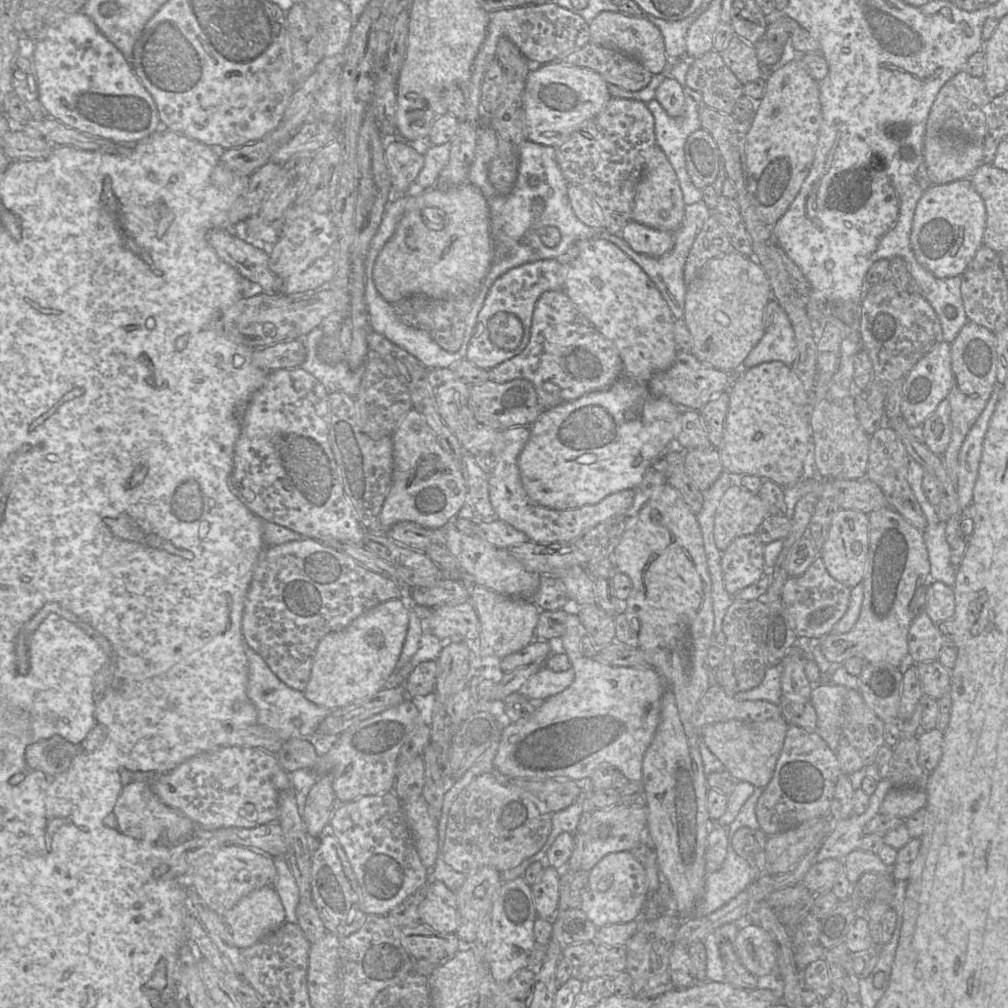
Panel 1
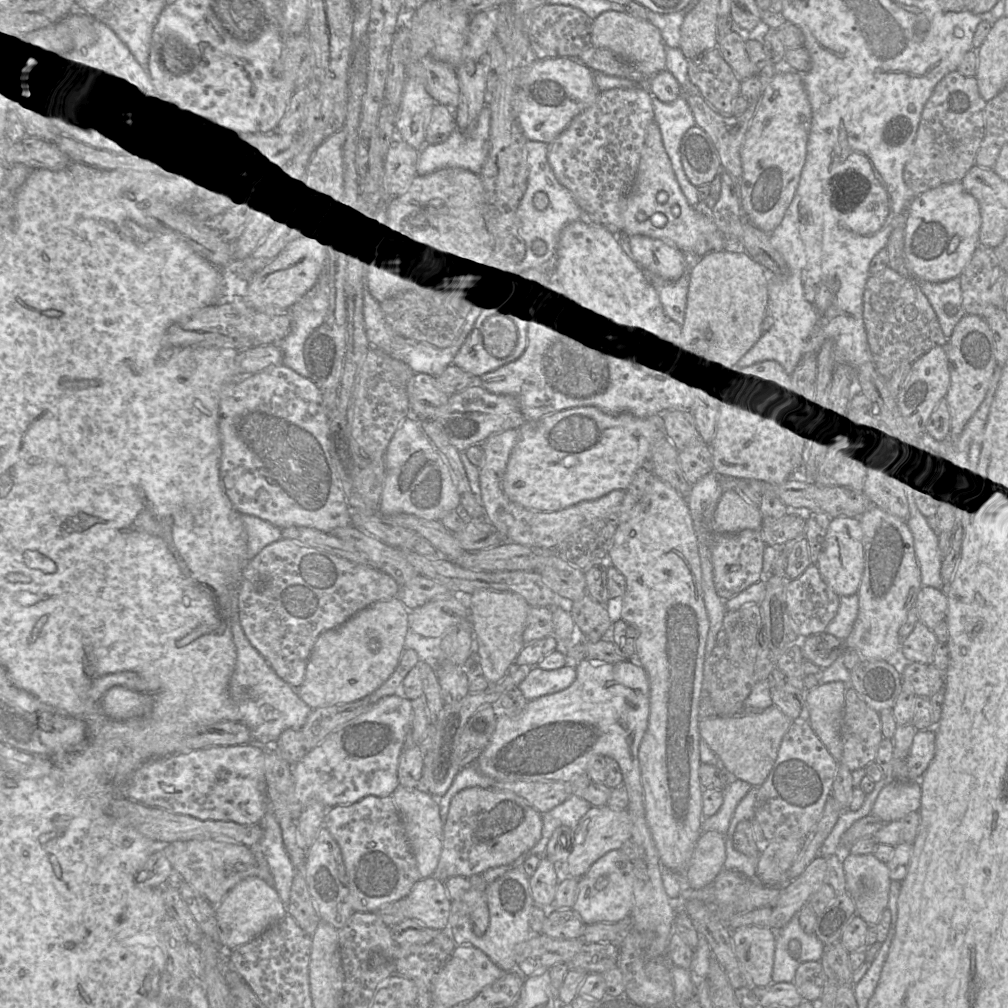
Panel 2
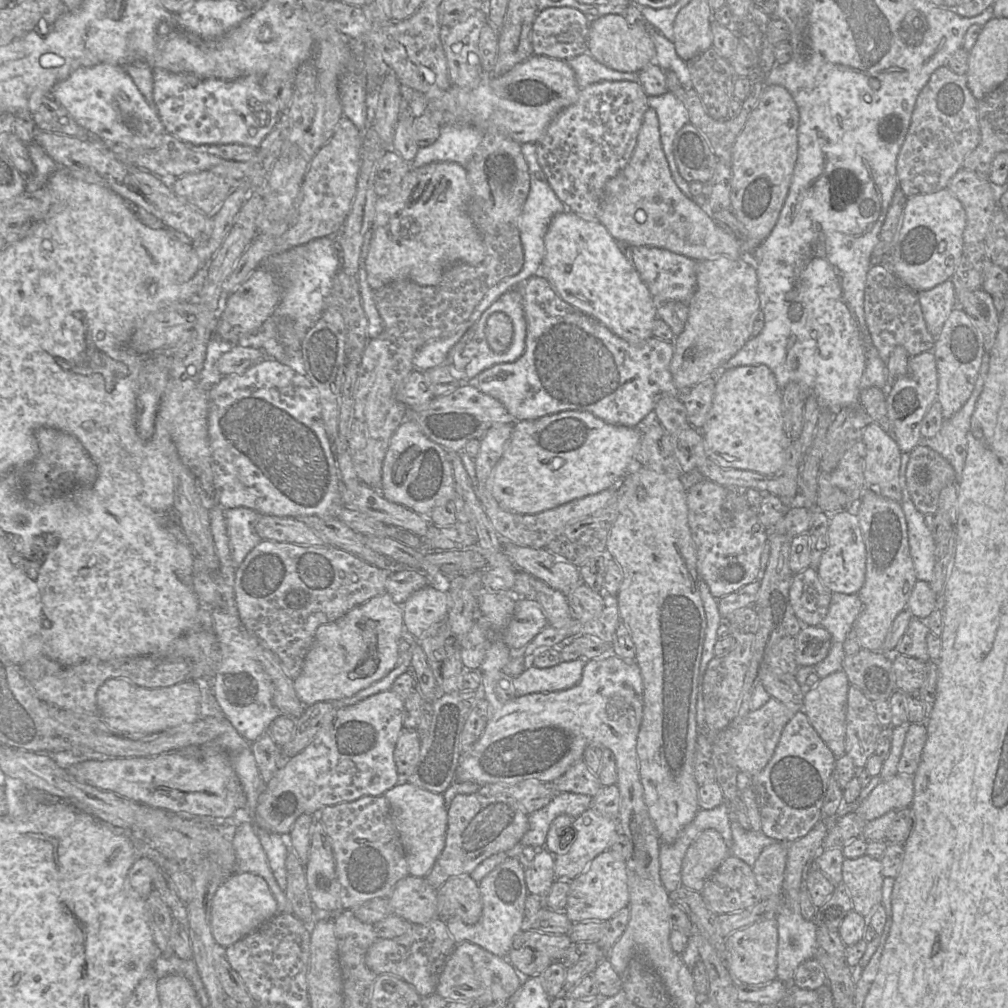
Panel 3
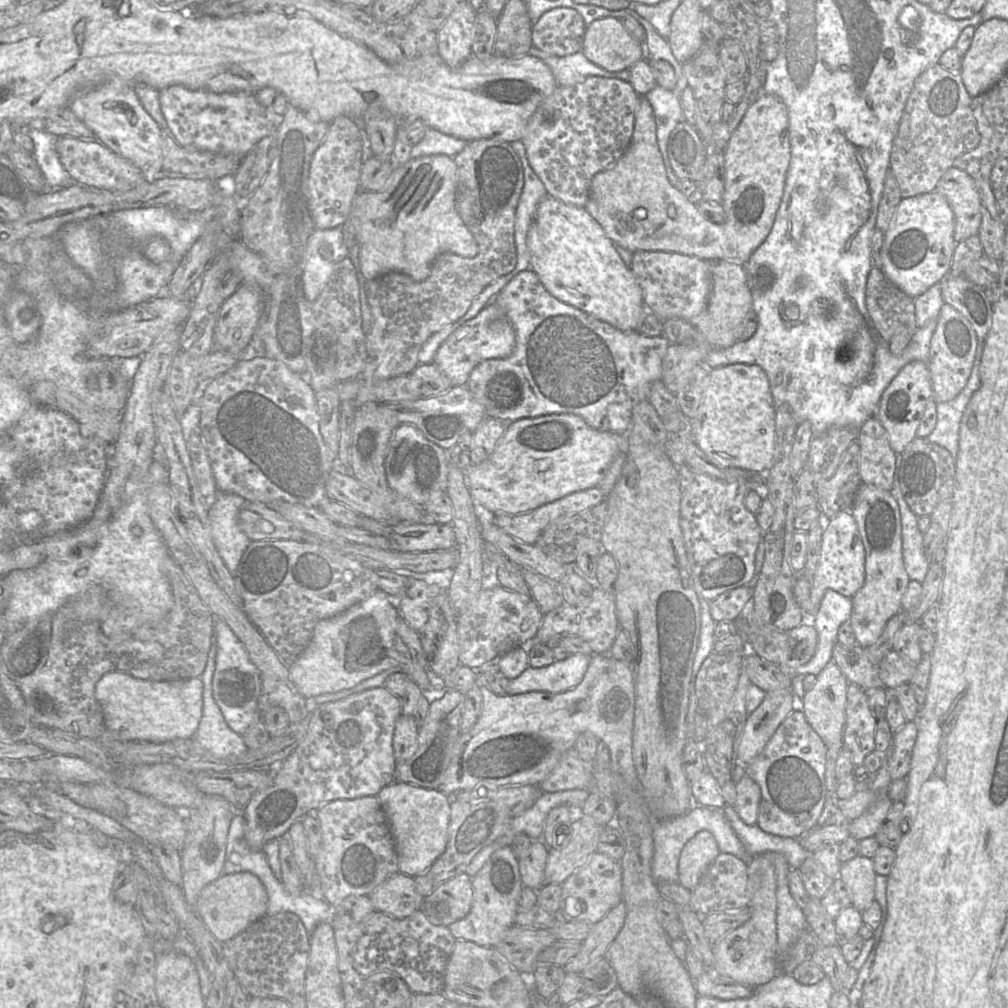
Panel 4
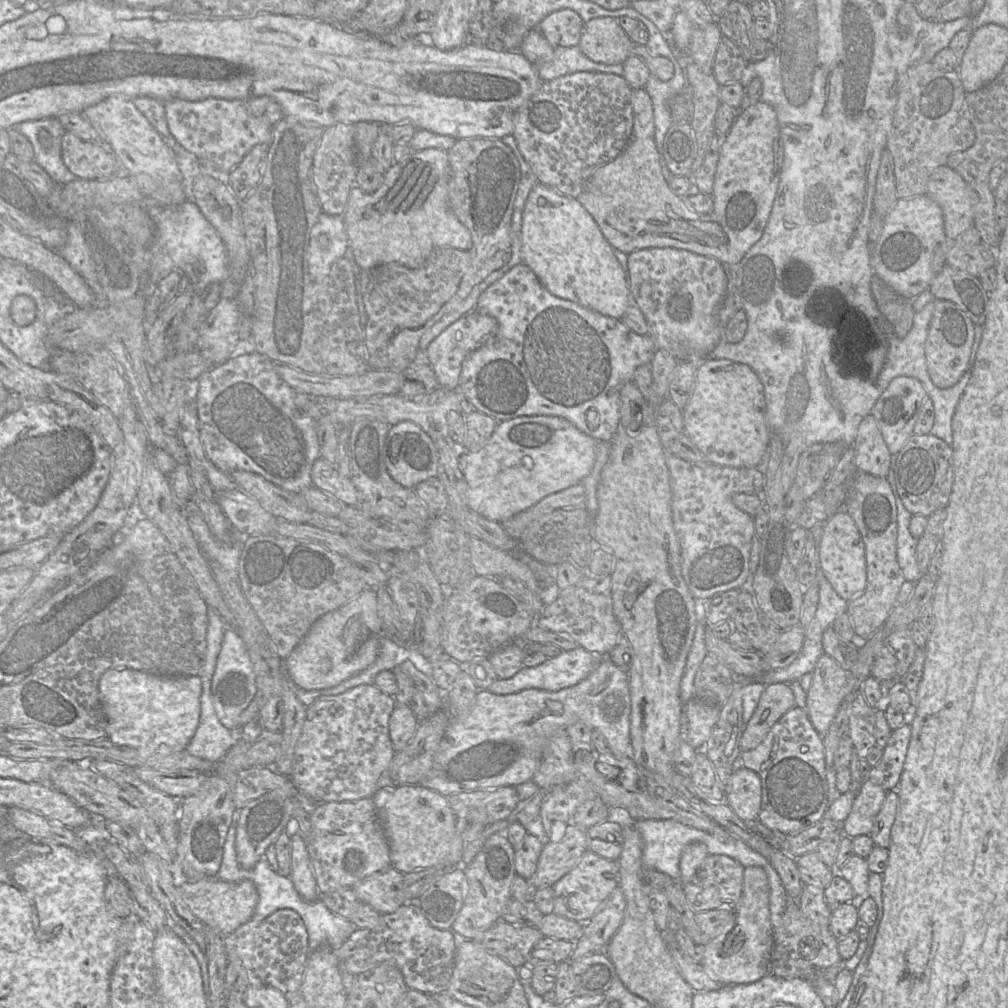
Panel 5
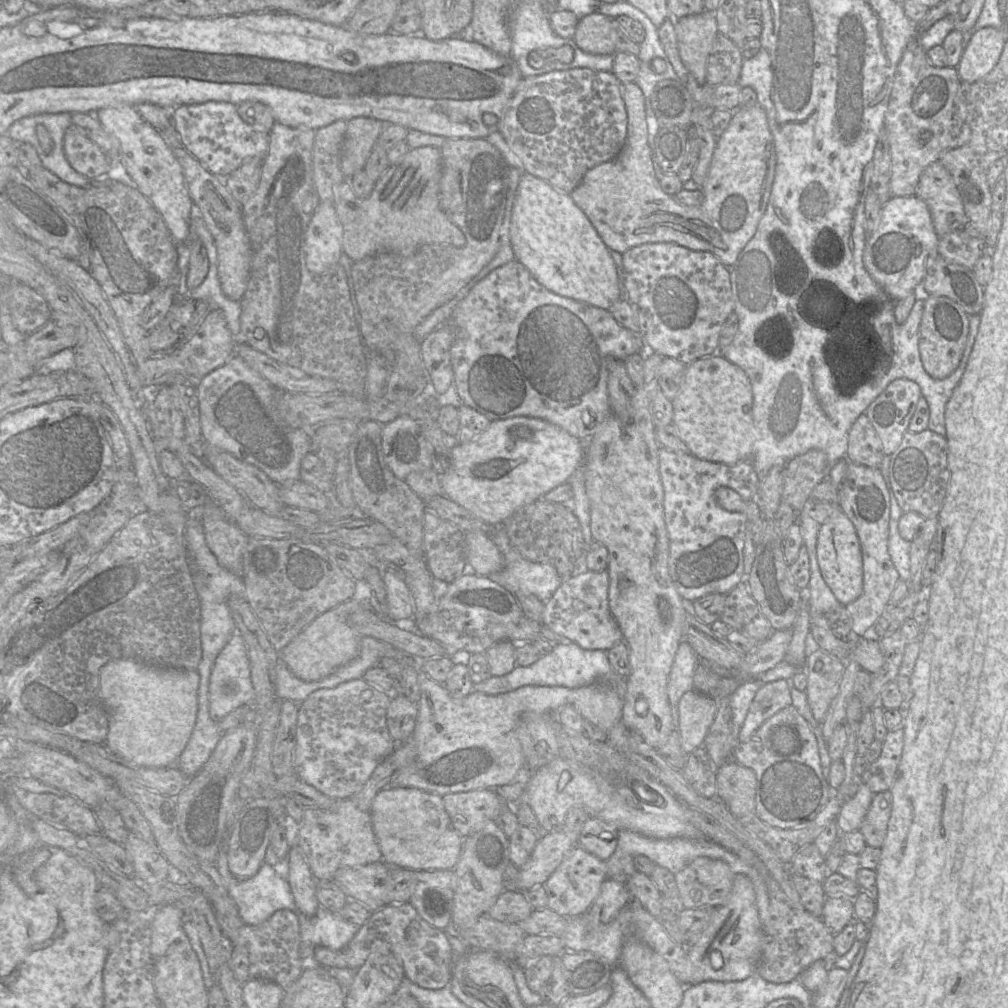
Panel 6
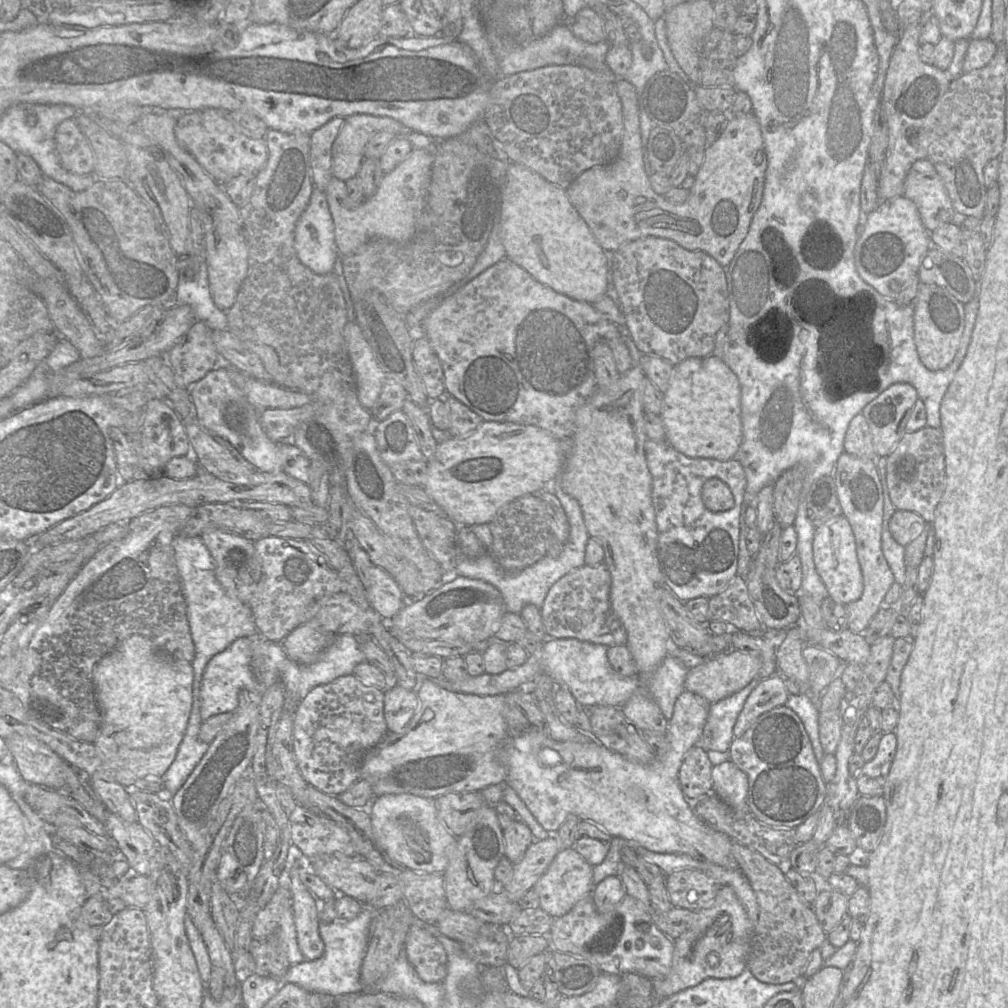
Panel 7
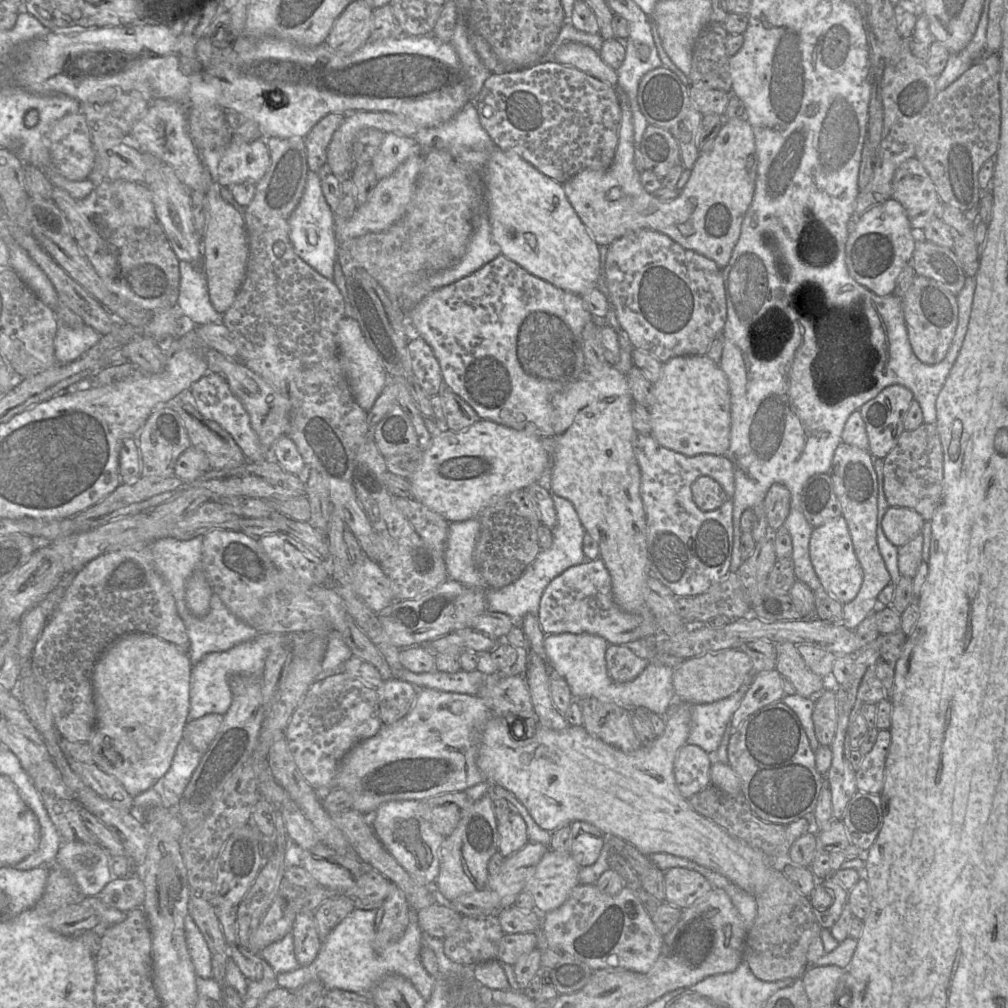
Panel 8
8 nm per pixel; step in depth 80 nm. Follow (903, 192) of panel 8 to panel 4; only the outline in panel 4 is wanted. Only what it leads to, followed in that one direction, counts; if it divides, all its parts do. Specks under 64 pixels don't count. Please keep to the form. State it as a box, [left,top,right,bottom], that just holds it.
[934,166,982,243]

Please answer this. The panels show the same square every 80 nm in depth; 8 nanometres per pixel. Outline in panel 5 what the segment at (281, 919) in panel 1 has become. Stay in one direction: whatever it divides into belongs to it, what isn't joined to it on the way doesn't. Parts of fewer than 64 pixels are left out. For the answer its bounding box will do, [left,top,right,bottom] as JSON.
[176,878,258,938]

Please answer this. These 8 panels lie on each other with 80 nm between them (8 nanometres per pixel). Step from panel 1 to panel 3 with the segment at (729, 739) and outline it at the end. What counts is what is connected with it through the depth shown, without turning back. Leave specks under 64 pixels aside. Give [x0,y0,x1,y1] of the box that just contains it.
[731,697,794,776]

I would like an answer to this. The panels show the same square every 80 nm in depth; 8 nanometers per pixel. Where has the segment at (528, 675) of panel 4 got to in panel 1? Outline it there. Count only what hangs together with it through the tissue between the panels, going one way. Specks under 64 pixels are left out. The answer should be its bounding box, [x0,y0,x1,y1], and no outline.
[520,666,575,700]

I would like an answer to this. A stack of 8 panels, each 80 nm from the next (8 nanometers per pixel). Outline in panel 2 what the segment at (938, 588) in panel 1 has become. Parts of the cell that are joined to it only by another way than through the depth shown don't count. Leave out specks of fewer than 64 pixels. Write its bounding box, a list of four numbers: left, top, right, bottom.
[914,586,948,630]

